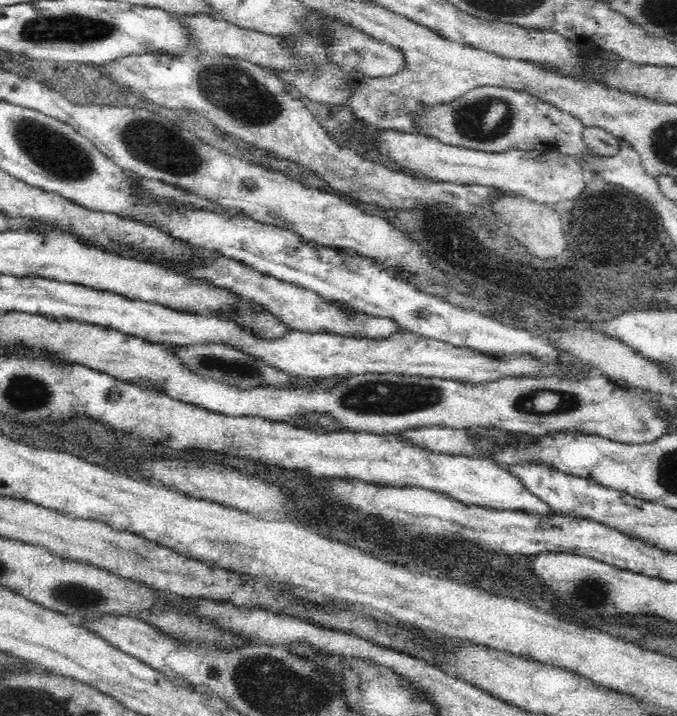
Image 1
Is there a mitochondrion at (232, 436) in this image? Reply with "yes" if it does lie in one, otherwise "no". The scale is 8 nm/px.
no

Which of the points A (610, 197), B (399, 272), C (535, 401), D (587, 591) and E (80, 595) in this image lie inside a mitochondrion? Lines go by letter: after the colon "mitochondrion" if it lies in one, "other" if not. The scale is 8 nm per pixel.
A: other
B: other
C: mitochondrion
D: mitochondrion
E: mitochondrion

